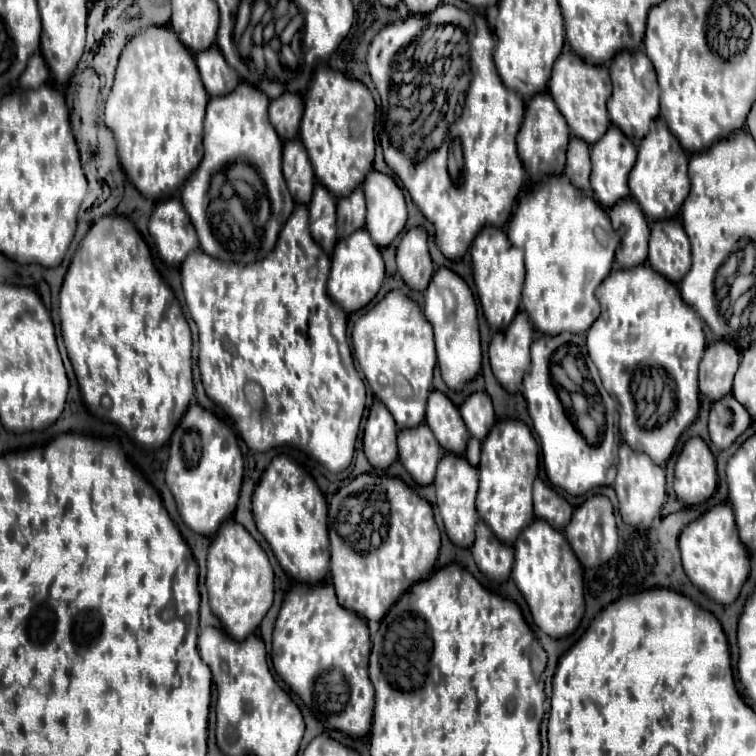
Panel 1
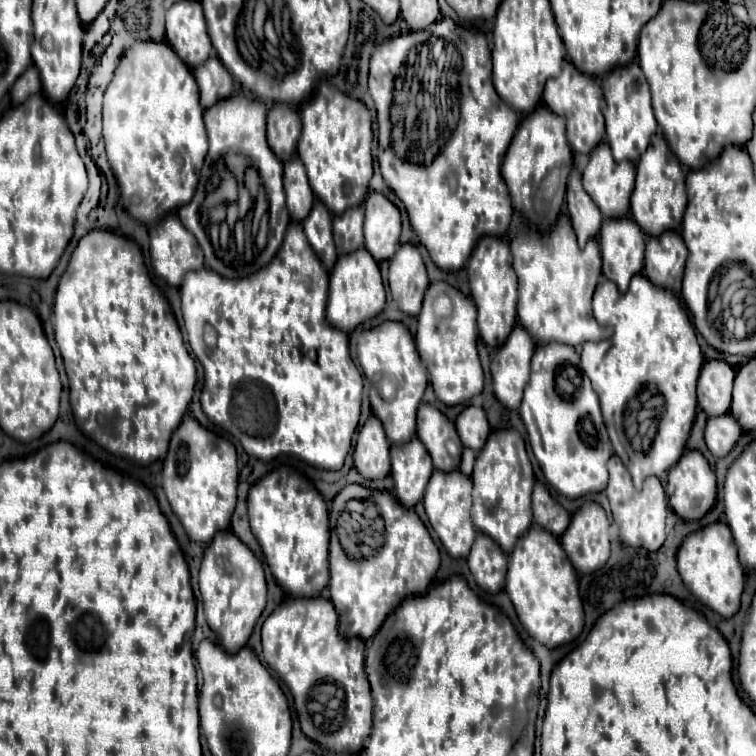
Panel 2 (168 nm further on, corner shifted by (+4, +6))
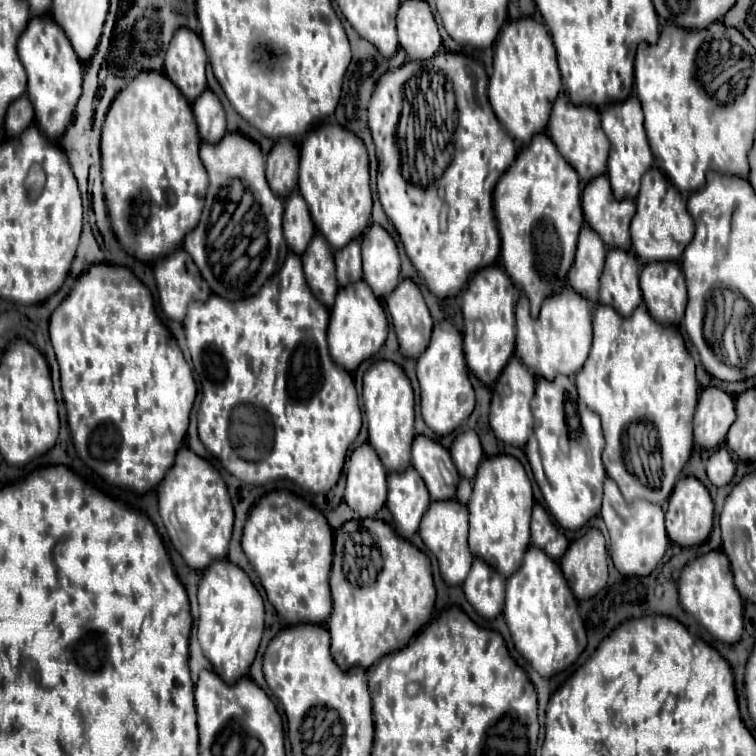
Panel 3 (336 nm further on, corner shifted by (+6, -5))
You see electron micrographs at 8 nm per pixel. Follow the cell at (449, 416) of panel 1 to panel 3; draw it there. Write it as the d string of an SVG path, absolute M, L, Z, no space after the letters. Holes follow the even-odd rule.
M417 435L413 441L413 467L423 477L431 499L453 499L459 483L457 467L449 451L435 439Z

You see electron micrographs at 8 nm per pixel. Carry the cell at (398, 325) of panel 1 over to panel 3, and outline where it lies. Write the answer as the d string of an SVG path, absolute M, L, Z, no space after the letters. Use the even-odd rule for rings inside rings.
M381 359L363 375L363 407L369 423L369 443L387 471L405 471L411 465L411 443L415 437L415 393L401 365Z

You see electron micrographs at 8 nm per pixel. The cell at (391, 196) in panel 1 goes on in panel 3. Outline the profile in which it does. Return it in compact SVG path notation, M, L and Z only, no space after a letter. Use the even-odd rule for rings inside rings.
M373 223L361 237L363 279L377 297L387 297L399 283L401 263L393 237L387 229Z

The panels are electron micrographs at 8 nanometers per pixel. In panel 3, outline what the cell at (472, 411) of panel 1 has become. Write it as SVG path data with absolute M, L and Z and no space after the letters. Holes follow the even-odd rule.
M465 431L457 435L457 439L451 445L451 457L459 469L459 473L467 479L473 479L477 473L477 467L483 459L483 449L479 443L479 437L475 431Z

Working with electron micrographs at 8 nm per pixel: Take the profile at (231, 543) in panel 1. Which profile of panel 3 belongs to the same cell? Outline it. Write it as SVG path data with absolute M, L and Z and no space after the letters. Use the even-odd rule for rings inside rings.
M229 559L213 561L201 577L199 591L199 625L197 635L205 657L211 661L213 671L227 683L235 683L239 677L249 673L249 665L255 659L261 635L265 609L263 599L247 573L231 563Z

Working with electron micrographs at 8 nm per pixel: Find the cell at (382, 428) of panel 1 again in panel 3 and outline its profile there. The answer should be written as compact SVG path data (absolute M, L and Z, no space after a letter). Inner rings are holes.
M369 443L357 447L349 457L345 501L357 517L373 517L385 503L387 471Z

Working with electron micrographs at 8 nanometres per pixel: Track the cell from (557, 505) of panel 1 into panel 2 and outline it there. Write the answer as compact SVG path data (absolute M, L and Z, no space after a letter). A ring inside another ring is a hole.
M537 482L533 490L533 518L535 524L539 524L557 538L567 530L567 524L571 522L571 516L557 500L553 500L553 496L547 492L547 488L541 482Z

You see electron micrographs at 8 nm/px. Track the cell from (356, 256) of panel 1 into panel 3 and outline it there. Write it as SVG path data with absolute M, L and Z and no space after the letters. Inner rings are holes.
M359 279L349 287L339 287L337 299L331 309L329 329L327 329L329 353L337 365L345 367L347 371L355 371L361 361L369 359L381 349L381 345L387 339L387 329L389 329L389 323L385 317L385 309L363 279Z

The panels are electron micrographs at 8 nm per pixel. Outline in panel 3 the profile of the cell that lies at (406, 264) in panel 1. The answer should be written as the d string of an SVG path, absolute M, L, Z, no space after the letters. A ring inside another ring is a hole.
M401 279L385 299L403 355L417 357L429 341L433 319L413 279Z

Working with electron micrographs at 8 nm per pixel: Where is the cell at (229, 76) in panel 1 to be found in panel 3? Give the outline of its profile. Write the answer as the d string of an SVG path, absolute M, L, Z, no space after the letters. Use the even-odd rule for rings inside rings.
M205 89L191 103L191 107L193 107L193 115L195 115L195 121L197 121L197 127L199 127L199 135L201 135L203 141L215 143L227 133L223 105L221 105L219 97L211 89Z

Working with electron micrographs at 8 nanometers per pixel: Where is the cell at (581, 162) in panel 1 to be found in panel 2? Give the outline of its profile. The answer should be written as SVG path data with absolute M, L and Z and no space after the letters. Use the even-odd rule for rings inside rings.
M573 168L569 176L569 186L567 186L567 214L571 218L571 226L575 230L577 242L581 248L585 248L587 240L597 238L603 216L595 202L587 196L581 184L581 174L577 168Z

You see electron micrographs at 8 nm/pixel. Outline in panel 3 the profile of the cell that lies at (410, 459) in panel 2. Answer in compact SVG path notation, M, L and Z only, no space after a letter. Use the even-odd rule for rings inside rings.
M407 467L405 471L391 471L387 475L387 489L387 507L395 521L393 527L401 537L409 539L419 529L431 501L425 481L413 467Z

